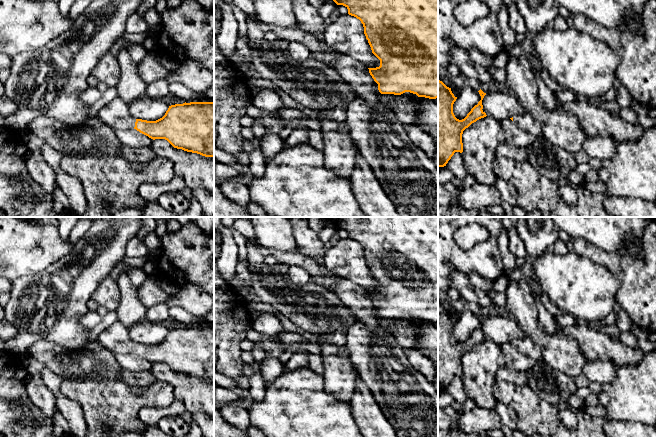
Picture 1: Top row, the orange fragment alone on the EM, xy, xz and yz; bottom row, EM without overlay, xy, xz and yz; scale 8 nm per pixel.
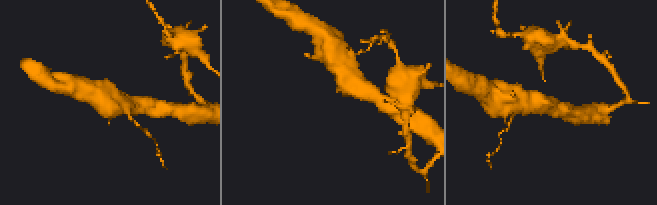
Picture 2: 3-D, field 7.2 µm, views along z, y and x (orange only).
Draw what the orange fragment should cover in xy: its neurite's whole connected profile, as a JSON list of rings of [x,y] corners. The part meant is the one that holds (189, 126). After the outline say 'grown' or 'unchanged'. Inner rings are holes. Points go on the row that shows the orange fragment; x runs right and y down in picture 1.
[[[117,96],[96,117],[113,130],[136,129],[153,140],[165,139],[174,148],[214,157],[214,102],[171,105],[162,118],[147,121],[135,119]]]; grown

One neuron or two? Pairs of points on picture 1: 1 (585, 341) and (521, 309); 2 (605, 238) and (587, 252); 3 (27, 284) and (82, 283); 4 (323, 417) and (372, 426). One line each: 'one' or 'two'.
1: two
2: two
3: one
4: two

